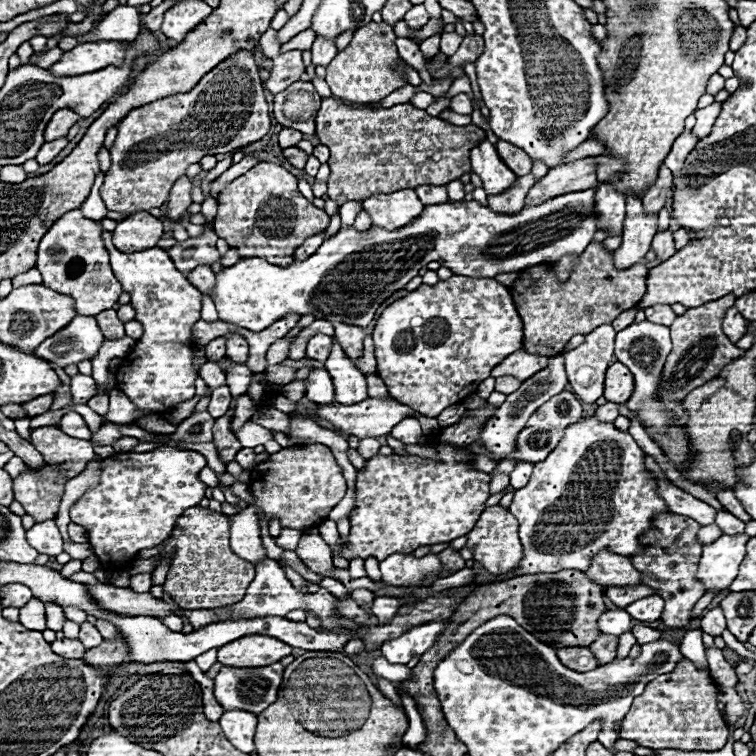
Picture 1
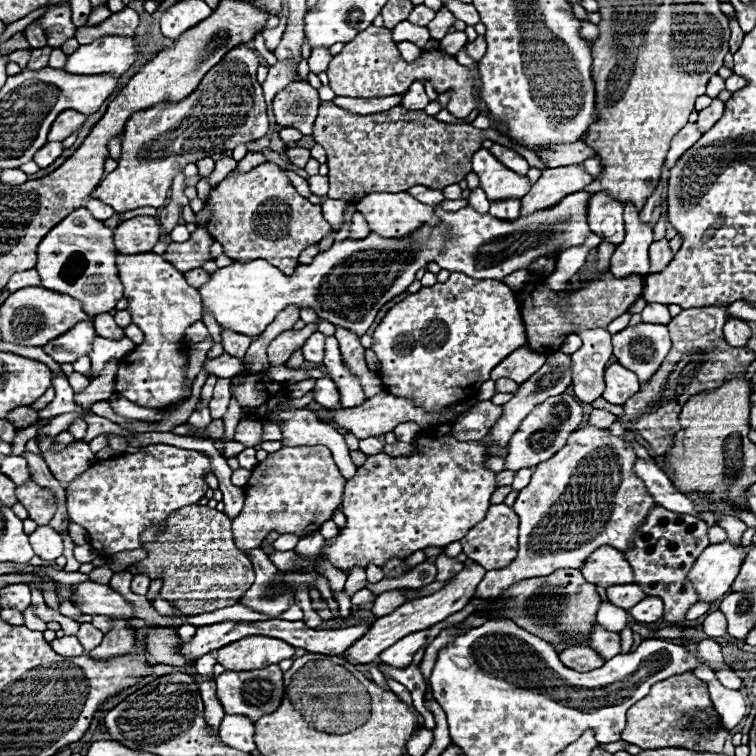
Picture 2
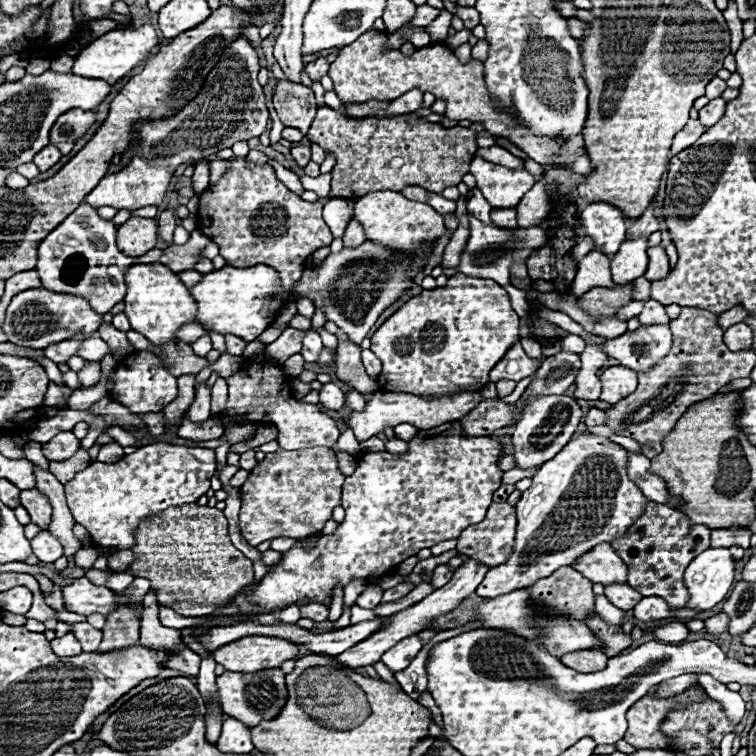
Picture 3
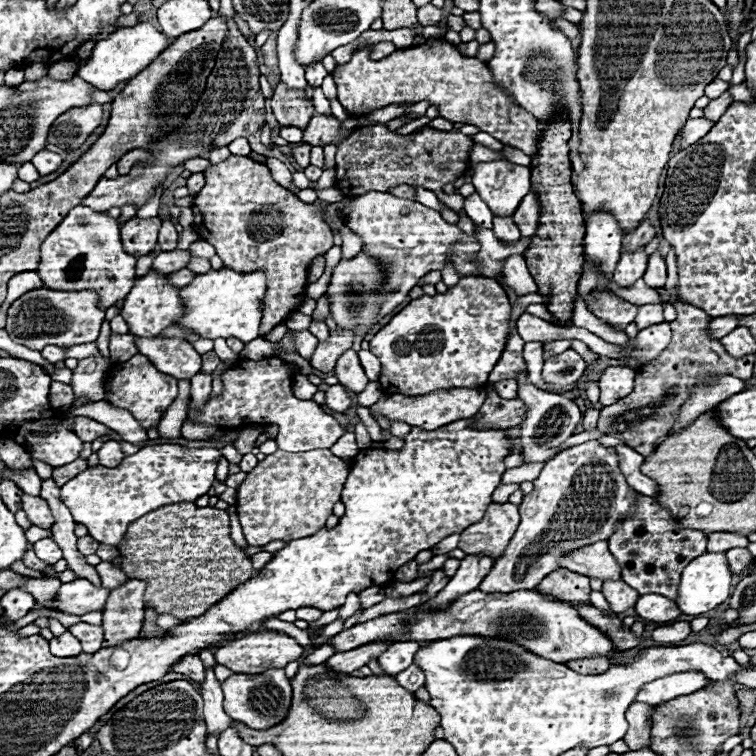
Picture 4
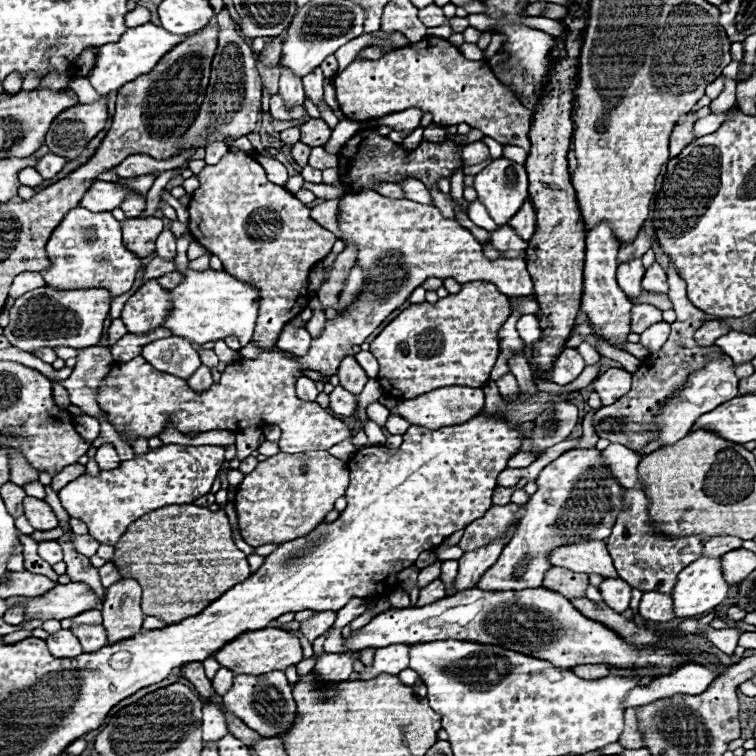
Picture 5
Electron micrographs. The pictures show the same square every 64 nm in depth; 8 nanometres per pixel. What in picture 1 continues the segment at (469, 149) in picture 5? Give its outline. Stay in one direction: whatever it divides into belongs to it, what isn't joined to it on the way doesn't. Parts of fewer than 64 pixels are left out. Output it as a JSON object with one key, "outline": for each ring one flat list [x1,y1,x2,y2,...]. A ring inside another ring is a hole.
{"outline":[[498,140,496,142,496,152,504,160,504,164,516,174,516,176,526,176,532,170,532,160,524,150,518,150,516,146]]}

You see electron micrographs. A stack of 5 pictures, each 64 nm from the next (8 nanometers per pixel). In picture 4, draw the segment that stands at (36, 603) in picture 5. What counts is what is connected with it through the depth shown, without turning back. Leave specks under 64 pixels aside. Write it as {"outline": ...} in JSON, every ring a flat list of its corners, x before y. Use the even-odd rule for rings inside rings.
{"outline":[[74,580,74,582,62,584,58,588,54,602,50,606,42,606,42,608,82,616,86,612,104,610,108,594,110,592,106,588,92,586,88,580]]}

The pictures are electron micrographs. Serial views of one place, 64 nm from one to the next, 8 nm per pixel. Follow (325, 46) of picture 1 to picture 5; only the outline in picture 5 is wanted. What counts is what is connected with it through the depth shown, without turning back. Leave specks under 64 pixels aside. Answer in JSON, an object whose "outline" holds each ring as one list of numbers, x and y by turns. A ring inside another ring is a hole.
{"outline":[[316,68,308,76,304,76,302,84,304,84,304,90,306,90,306,98,312,100,316,106,320,106,324,102,324,76,322,76,322,70]]}

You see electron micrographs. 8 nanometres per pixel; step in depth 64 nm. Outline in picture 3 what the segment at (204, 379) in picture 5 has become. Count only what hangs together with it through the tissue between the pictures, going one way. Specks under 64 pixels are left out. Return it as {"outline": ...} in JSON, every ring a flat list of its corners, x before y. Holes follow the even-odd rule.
{"outline":[[206,382,194,384,194,388,196,388,196,398,194,398,186,416,192,422,202,422,202,420,210,418,210,388]]}

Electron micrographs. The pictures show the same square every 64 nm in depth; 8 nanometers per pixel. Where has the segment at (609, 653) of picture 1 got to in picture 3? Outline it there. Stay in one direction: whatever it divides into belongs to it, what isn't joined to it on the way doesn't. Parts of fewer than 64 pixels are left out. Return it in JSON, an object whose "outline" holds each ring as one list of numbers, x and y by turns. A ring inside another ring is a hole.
{"outline":[[596,612,590,614,590,618,586,618,586,624,604,642,604,648,602,650,604,650,604,654,608,658,612,658,612,656,620,654,622,650,630,648,632,642,634,642,628,634,624,634,624,630,620,626,610,626,610,624,602,622,602,618,598,618]]}

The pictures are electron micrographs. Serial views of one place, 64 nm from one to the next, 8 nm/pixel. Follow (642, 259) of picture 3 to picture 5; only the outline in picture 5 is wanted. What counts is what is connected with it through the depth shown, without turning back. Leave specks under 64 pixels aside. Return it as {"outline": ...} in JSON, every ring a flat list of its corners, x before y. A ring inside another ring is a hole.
{"outline":[[640,258,618,266,618,286,624,290,628,298,638,298,642,294,642,286,640,286,642,276,644,276,644,266]]}

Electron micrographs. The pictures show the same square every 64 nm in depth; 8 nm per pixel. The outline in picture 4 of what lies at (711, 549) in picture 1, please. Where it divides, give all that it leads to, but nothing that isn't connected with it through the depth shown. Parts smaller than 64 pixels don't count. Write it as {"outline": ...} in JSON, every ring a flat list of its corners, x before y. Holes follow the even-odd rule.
{"outline":[[706,552,702,556,694,558,694,562,690,562,686,566,686,570,682,570,676,606,680,608,682,614,688,614,688,616,704,614,708,610,716,608,718,604,722,604,730,596,730,582,732,582,732,574,726,564,726,554]]}

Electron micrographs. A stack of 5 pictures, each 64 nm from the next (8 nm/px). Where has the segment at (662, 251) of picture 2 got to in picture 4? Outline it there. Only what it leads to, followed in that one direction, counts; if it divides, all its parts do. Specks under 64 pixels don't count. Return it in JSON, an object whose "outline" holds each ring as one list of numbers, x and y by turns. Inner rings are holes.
{"outline":[[652,254,650,260,648,260,648,268,646,268,646,274,644,274,644,282,646,286,658,290,658,288,664,288,666,284,666,264,664,260,660,258,660,254]]}

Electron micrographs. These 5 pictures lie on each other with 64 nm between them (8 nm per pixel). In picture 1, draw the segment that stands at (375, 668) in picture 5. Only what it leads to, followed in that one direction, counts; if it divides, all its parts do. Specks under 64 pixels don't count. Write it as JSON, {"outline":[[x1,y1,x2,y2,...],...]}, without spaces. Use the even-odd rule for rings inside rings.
{"outline":[[438,620,438,622,428,622,422,626,416,626,402,636,386,642,380,652,382,656,392,662,392,664,408,664,412,656,422,656,438,638,438,634,444,630,448,620]]}

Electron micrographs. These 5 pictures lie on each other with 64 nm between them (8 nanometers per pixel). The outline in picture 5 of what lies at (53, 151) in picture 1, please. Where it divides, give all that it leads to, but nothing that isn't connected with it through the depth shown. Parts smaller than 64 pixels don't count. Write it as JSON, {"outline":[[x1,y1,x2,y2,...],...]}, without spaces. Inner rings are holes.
{"outline":[[46,154,46,156,42,156,40,160,38,160,38,172,42,174,42,178,44,180,50,180,50,178,54,178,60,170,62,170,62,166,66,164,66,160,62,160,60,156,56,156,56,154]]}

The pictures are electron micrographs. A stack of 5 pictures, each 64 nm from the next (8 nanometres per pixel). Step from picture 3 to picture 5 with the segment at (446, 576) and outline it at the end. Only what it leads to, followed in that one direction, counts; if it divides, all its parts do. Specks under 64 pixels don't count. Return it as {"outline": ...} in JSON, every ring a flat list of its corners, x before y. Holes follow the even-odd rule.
{"outline":[[434,580,430,582,426,588,420,588,420,598,418,598,418,606,426,606,430,602,438,602,446,596,444,592,444,586,440,580]]}

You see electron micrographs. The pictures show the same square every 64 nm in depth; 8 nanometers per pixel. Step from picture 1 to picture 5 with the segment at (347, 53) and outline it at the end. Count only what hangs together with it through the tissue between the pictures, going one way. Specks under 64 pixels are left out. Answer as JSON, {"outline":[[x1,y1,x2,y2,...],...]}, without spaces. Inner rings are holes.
{"outline":[[426,36,424,40,416,44,408,44,404,48,396,48,388,54,384,54,380,60,354,60,344,72,338,74,336,82,336,100,340,104,340,110,346,114,346,118,362,122,370,118,382,118,392,112,402,112,408,108,420,108,424,114,432,114,432,122,440,126,456,126,460,122,470,124,472,128,482,130,486,136,494,138,500,144,512,144,522,146,524,150,530,150,530,124,532,124,532,110,518,104,514,94,506,90,498,82,498,78,488,68,486,60,466,60,456,46,452,46,444,38]]}

